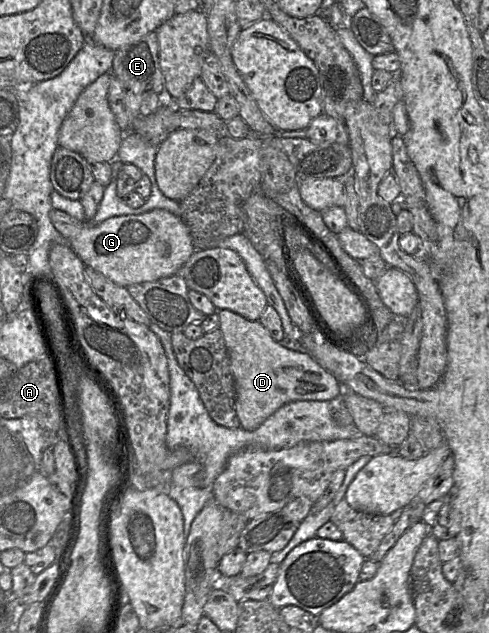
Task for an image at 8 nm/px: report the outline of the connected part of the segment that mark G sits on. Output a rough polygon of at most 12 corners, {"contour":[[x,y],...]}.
{"contour":[[162,209],[99,224],[49,218],[85,266],[122,287],[177,274],[196,251]]}

